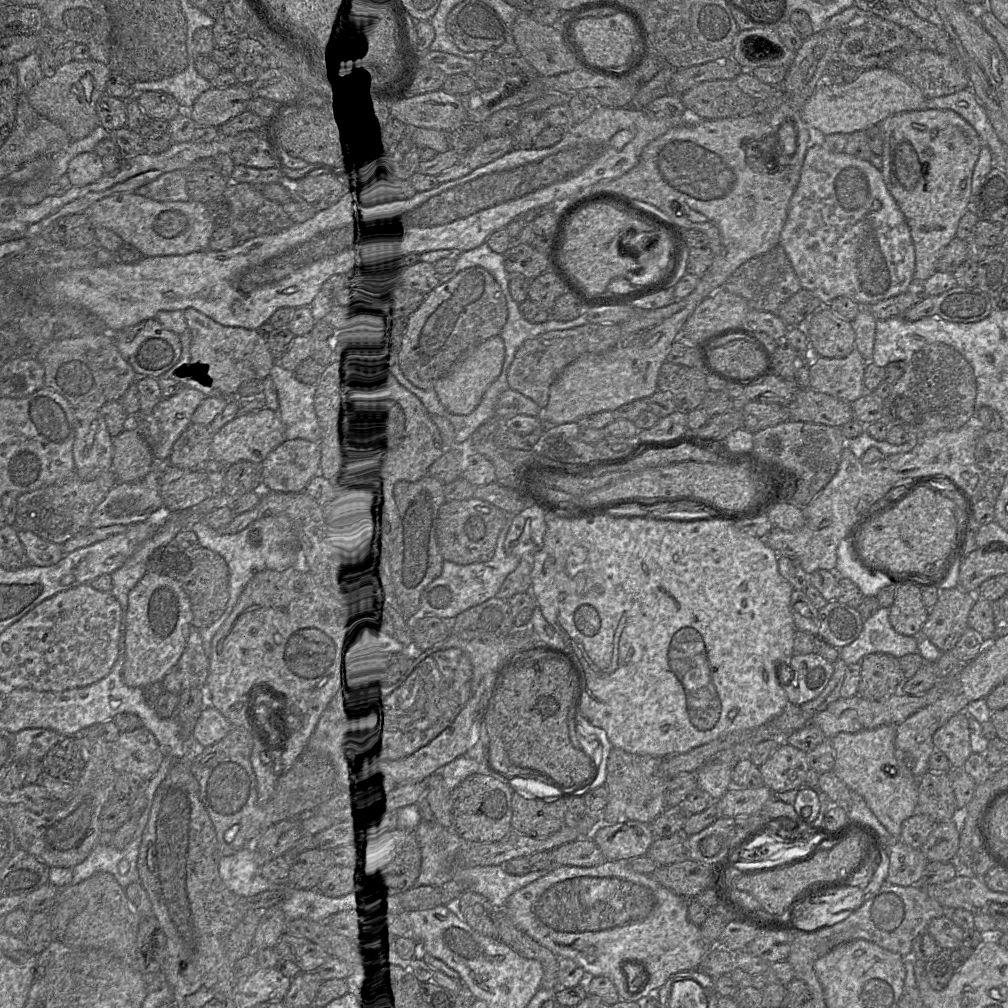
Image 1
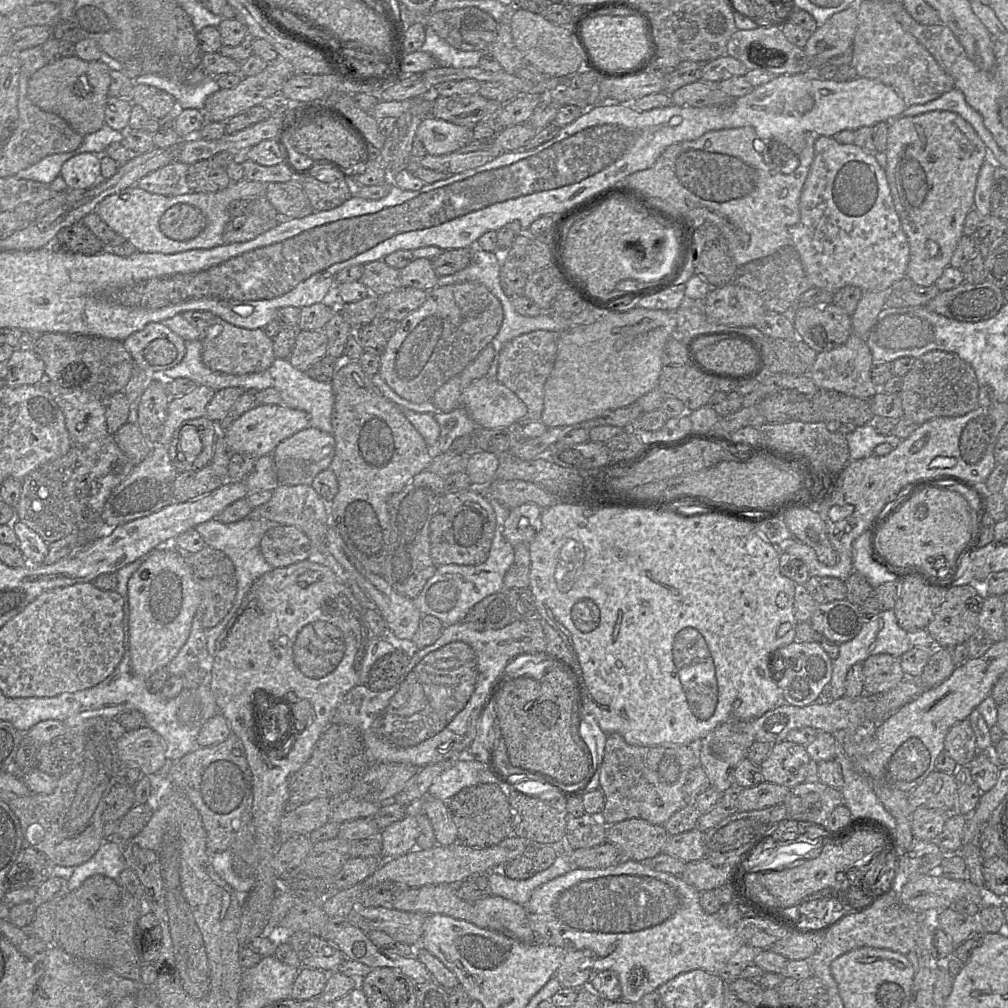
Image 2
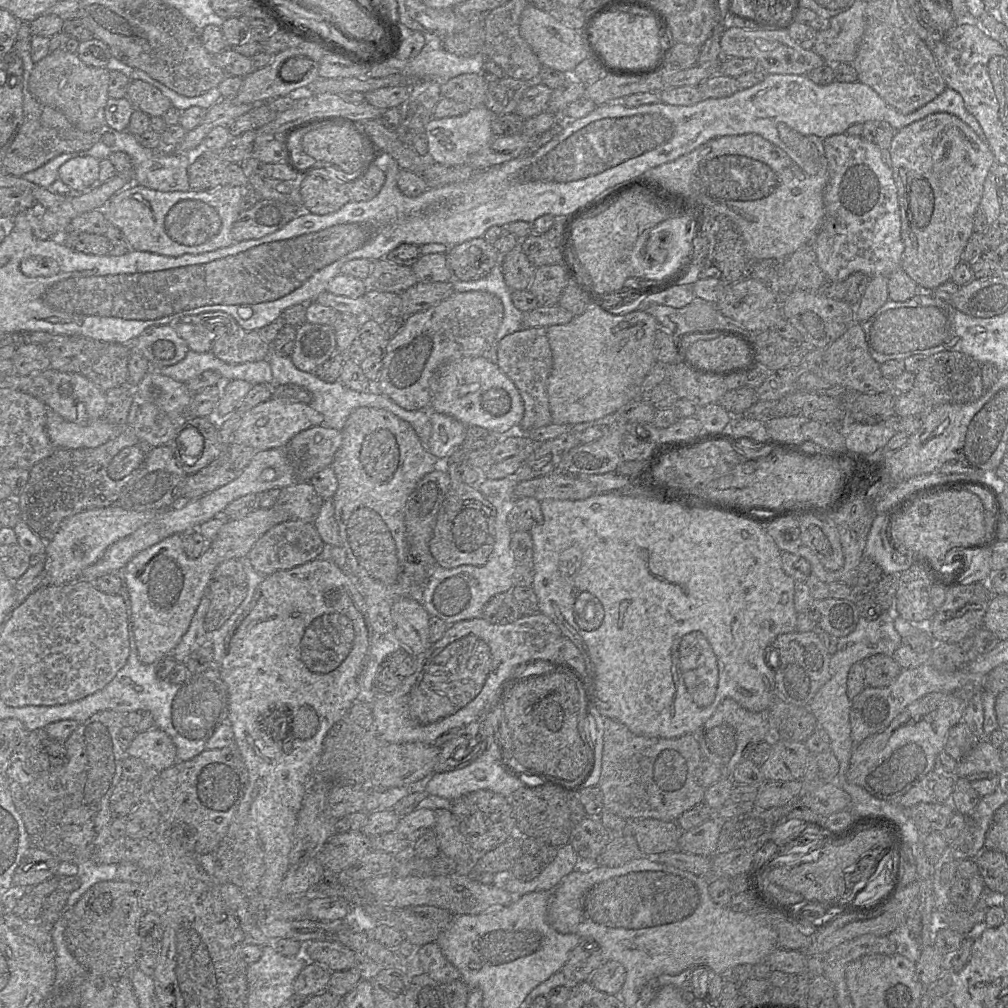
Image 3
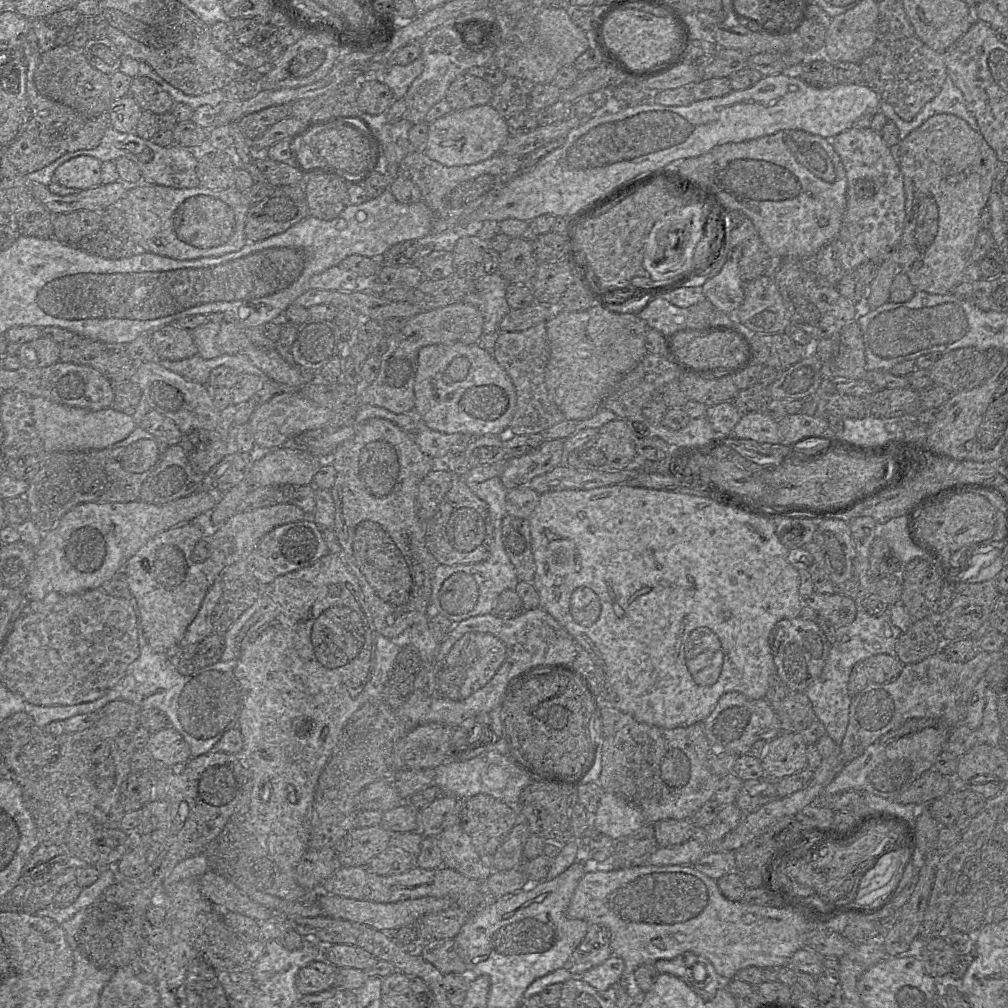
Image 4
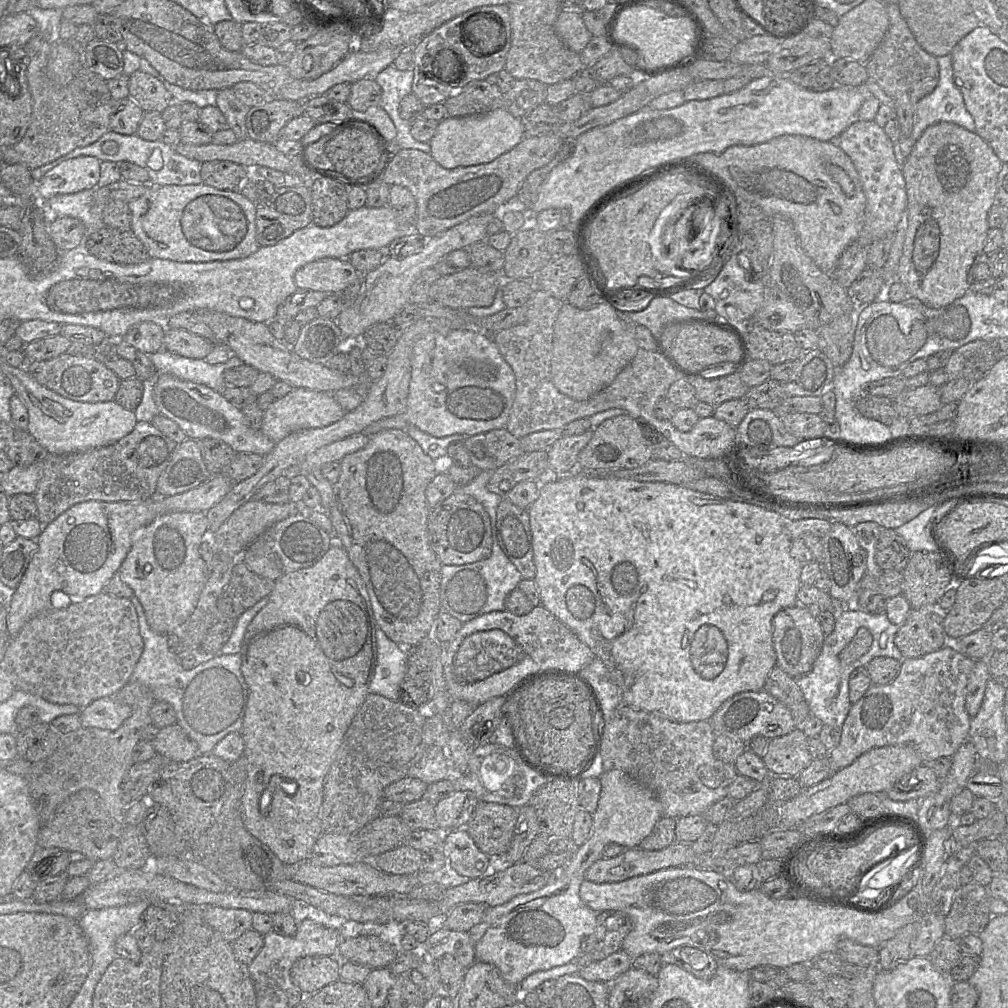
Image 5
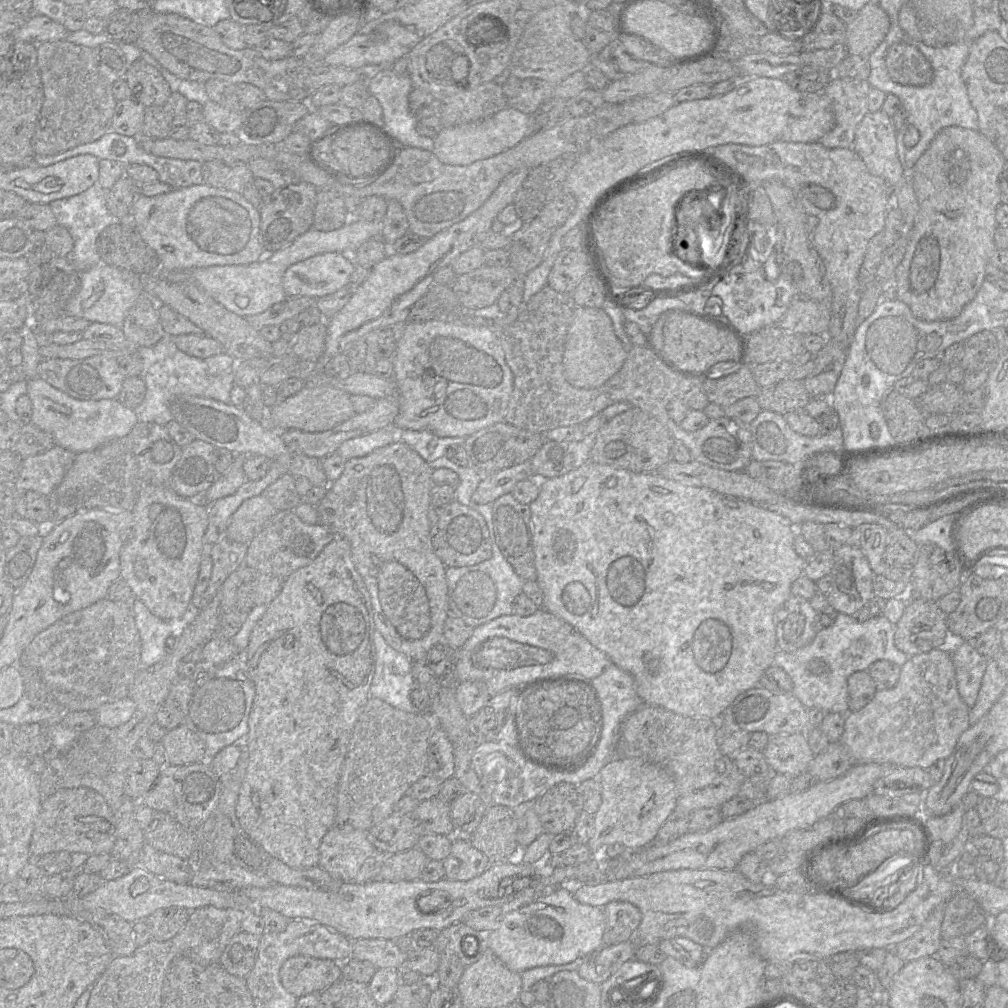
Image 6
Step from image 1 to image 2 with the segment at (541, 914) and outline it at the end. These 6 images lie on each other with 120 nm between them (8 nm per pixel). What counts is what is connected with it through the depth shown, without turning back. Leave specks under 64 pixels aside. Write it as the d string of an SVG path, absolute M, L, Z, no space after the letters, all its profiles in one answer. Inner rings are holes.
M622 859L618 863L605 869L573 867L567 873L537 887L533 891L525 908L536 942L559 947L565 952L575 950L588 952L594 972L611 970L616 974L621 986L620 1000L625 1000L630 1003L639 1003L645 994L657 990L659 986L681 973L686 973L694 969L702 969L712 974L719 975L723 967L743 945L742 939L736 932L735 926L724 925L718 919L716 913L708 914L704 912L699 902L700 894L701 892L686 883L679 875L653 870L643 862L632 859Z

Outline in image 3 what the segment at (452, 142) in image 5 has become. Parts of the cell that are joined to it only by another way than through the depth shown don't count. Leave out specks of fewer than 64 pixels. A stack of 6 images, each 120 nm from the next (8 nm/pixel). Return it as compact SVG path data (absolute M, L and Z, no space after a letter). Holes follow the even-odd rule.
M485 106L471 107L465 114L460 116L432 118L424 127L427 138L427 157L434 163L444 166L460 166L467 159L484 148L492 139L491 124L494 114Z

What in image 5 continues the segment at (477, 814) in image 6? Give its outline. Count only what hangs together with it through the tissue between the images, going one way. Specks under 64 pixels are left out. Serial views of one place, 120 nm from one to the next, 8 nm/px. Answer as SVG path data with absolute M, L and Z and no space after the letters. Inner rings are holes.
M455 791L434 805L439 830L442 833L463 829L479 800L468 791Z

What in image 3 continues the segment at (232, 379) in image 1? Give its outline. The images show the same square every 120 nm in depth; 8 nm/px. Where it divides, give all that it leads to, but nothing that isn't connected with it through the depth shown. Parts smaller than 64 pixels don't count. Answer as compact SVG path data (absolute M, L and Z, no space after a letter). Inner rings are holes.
M204 312L179 318L176 324L201 325L213 334L210 352L227 364L266 360L271 352L257 331L246 331L225 312Z

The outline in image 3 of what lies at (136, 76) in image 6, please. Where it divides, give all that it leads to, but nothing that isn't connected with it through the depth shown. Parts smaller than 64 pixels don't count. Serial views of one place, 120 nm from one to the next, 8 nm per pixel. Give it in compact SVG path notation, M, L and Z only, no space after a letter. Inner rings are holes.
M139 79L130 81L126 97L135 109L149 117L162 117L172 107L170 99L158 88Z

